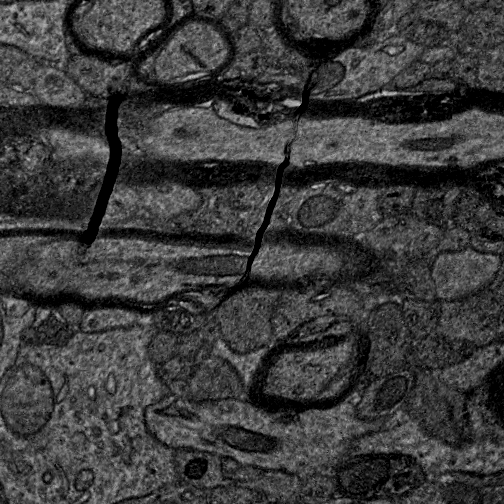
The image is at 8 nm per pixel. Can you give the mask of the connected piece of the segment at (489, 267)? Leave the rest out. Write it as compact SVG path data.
M471 246L449 252L434 252L431 275L435 283L436 300L458 300L475 294L494 279L503 258L501 254L480 252Z

